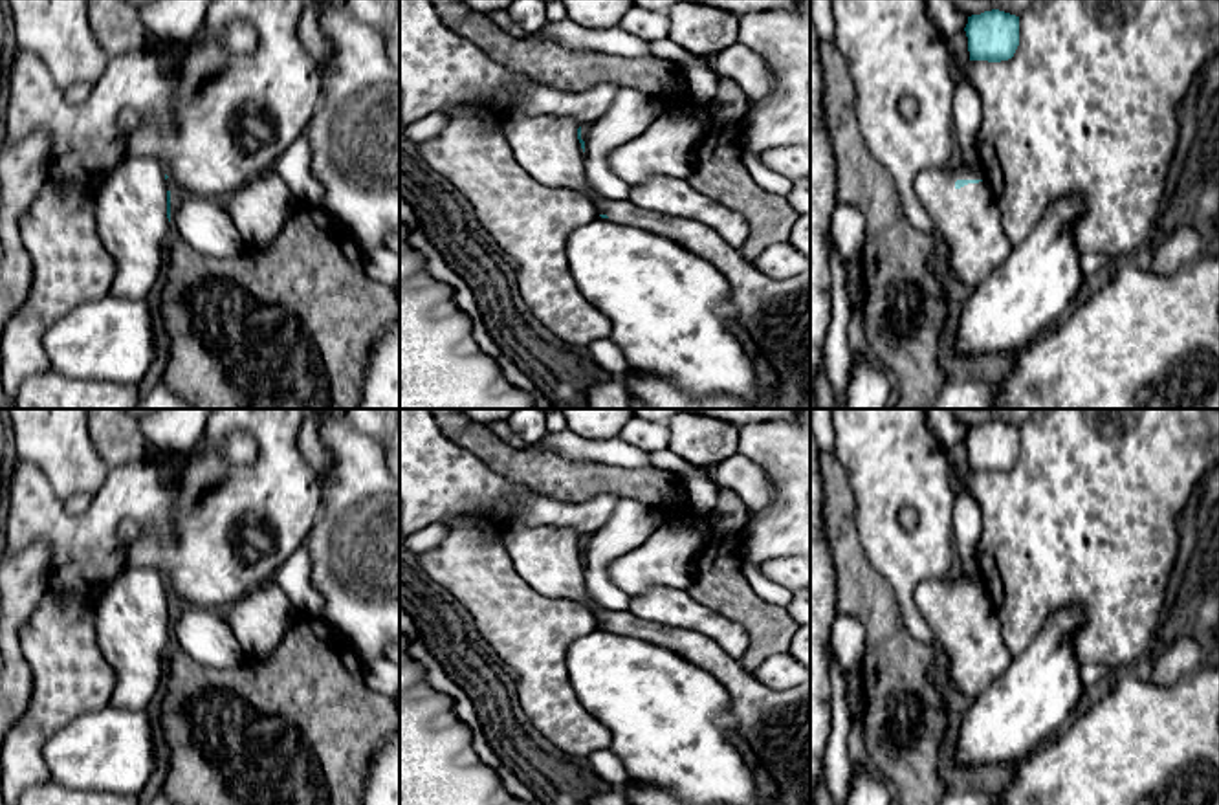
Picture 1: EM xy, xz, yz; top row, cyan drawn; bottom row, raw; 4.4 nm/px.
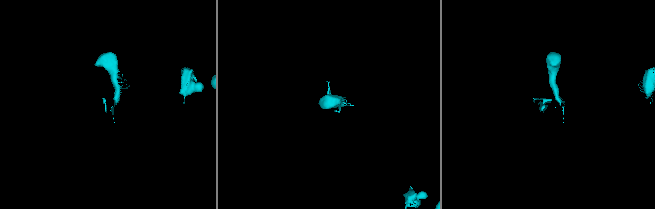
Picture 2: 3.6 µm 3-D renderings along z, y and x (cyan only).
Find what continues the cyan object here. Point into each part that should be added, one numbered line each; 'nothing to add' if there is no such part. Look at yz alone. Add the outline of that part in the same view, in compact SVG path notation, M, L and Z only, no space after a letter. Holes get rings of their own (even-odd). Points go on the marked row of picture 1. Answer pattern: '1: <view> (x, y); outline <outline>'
1: yz (966, 220); outline M955 154L946 167L922 172L915 191L935 224L940 244L939 262L948 275L975 288L1006 260L1014 244L1005 235L1001 211L979 165L968 165Z

